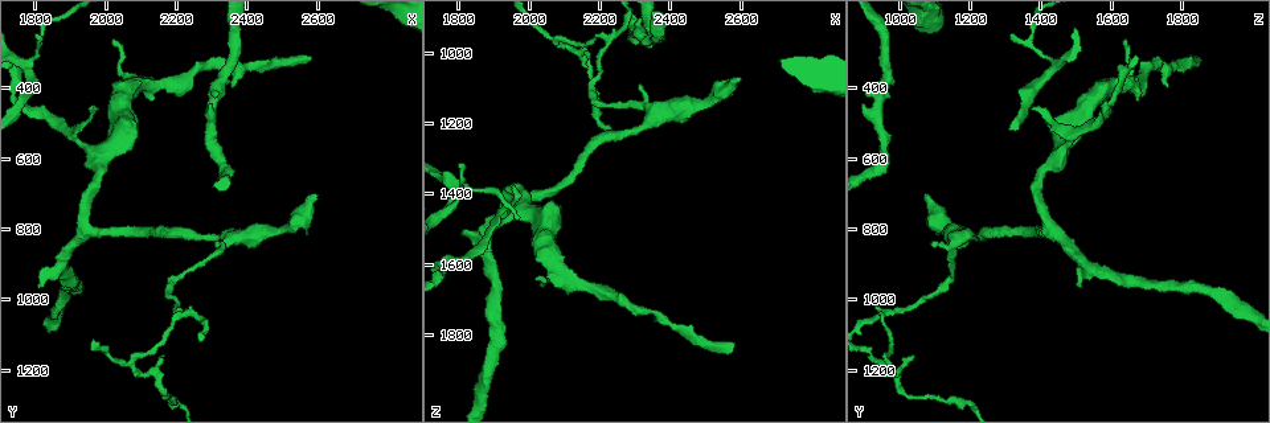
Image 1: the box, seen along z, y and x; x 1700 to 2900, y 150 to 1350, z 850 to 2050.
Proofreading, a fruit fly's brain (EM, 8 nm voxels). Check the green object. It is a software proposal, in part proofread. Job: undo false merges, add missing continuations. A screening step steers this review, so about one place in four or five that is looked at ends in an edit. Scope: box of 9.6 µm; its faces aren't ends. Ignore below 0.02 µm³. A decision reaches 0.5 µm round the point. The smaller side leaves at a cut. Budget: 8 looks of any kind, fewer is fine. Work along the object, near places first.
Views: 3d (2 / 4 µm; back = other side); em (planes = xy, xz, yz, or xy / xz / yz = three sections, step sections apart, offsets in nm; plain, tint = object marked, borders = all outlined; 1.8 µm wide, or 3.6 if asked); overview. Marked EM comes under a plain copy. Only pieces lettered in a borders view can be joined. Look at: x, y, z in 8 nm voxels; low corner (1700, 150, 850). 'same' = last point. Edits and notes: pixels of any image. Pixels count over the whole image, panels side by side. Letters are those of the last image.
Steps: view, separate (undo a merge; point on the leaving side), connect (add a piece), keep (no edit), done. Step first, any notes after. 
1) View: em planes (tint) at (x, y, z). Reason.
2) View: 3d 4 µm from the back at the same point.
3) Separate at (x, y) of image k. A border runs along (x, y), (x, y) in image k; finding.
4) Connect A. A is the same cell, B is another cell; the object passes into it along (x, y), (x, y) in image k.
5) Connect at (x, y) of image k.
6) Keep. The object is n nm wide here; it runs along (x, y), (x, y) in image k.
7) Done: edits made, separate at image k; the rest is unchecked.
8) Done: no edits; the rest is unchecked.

View: 3d 2 µm from the back at (1950, 450, 1380). An open end.

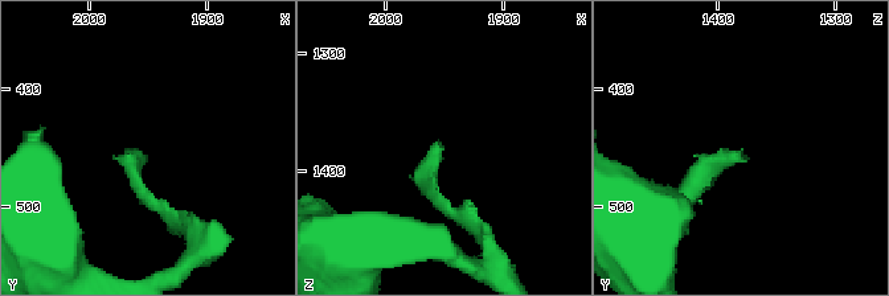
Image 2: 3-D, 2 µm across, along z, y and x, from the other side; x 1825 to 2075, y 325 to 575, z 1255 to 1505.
View: em planes (borders) at (1954, 458, 1378).

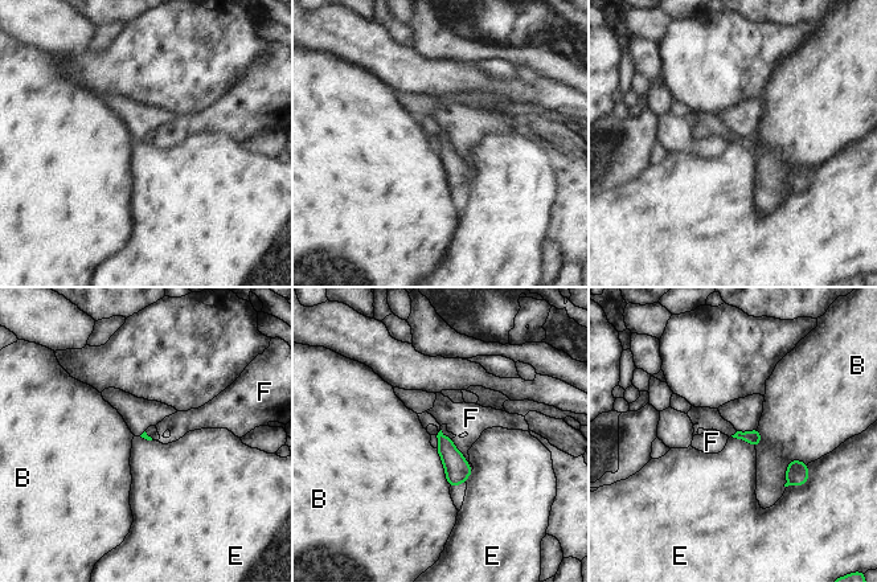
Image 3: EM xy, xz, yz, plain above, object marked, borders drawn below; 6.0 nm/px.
Keep. B, E and F are other cells; a border runs along (808, 464), (808, 479), (787, 487) in image 3; none of them fits.

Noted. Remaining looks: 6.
View: 3d 4 µm at (2080, 1170, 960). Two arms in line, one across.

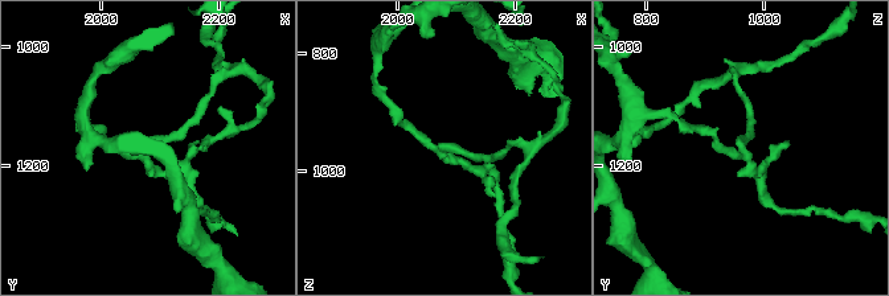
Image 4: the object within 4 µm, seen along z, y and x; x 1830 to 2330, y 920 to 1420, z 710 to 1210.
View: em planes (tint) at (2075, 1170, 960). Now the EM.

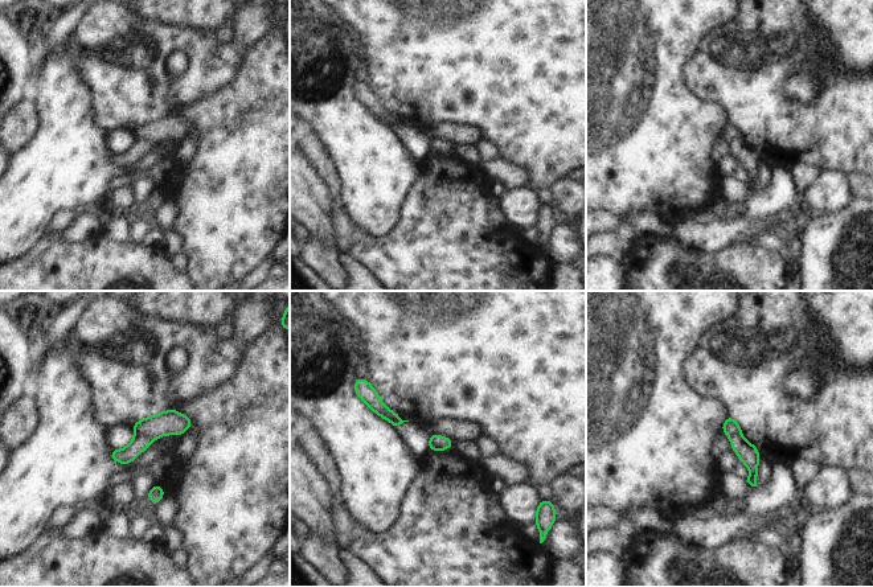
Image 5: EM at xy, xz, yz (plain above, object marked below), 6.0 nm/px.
View: em planes (borders) at the same point. What lies round it.

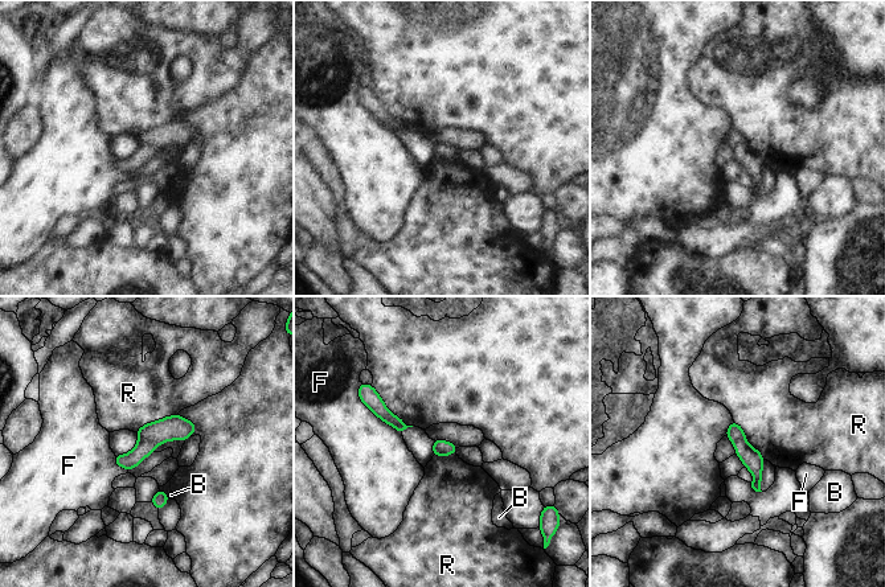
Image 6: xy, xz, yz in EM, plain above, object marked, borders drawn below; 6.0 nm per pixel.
Separate at (143, 448) of image 6. B, F and R are other cells; a border runs along (139, 439), (147, 439), (158, 444) in image 6; two cells meet here.

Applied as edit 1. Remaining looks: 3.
Done: edits made, separate at image 6; the rest is unchecked.

